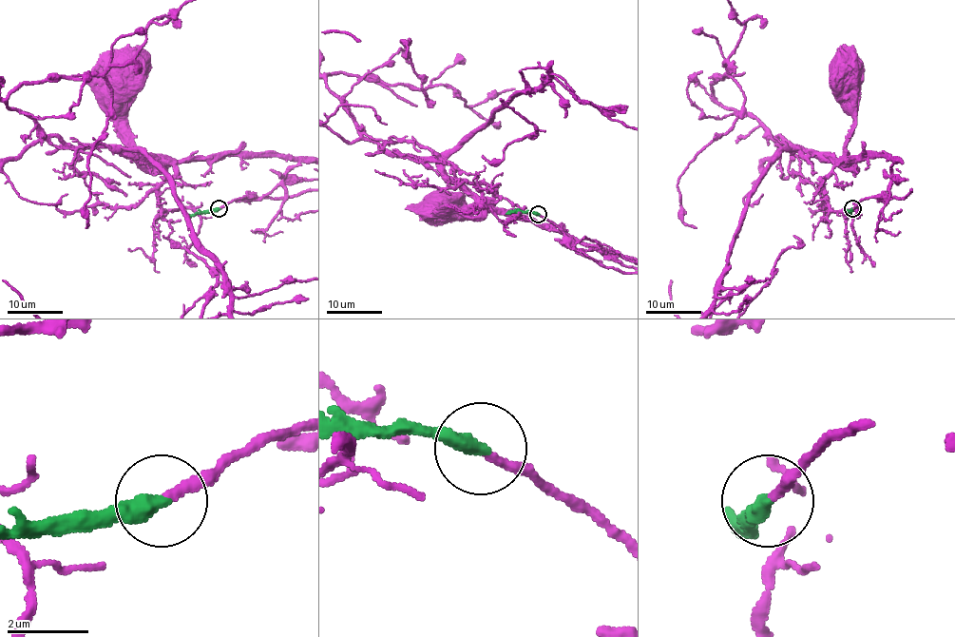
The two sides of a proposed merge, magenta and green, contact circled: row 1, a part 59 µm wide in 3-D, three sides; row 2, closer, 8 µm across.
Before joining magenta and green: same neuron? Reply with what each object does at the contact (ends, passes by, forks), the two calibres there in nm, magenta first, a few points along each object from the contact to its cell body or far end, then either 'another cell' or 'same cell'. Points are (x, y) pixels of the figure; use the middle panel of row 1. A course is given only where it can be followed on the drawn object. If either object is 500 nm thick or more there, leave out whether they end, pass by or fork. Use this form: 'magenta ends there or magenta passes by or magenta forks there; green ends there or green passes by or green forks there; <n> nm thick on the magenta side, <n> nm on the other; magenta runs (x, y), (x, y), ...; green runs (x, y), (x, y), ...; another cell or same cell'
magenta ends there; green ends there; 220 nm thick on the magenta side, 400 nm on the other; magenta runs (539, 215), (578, 249), (617, 254), (494, 210), (453, 207), (447, 216), (445, 207); green runs (539, 215), (530, 212), (506, 213); same cell

